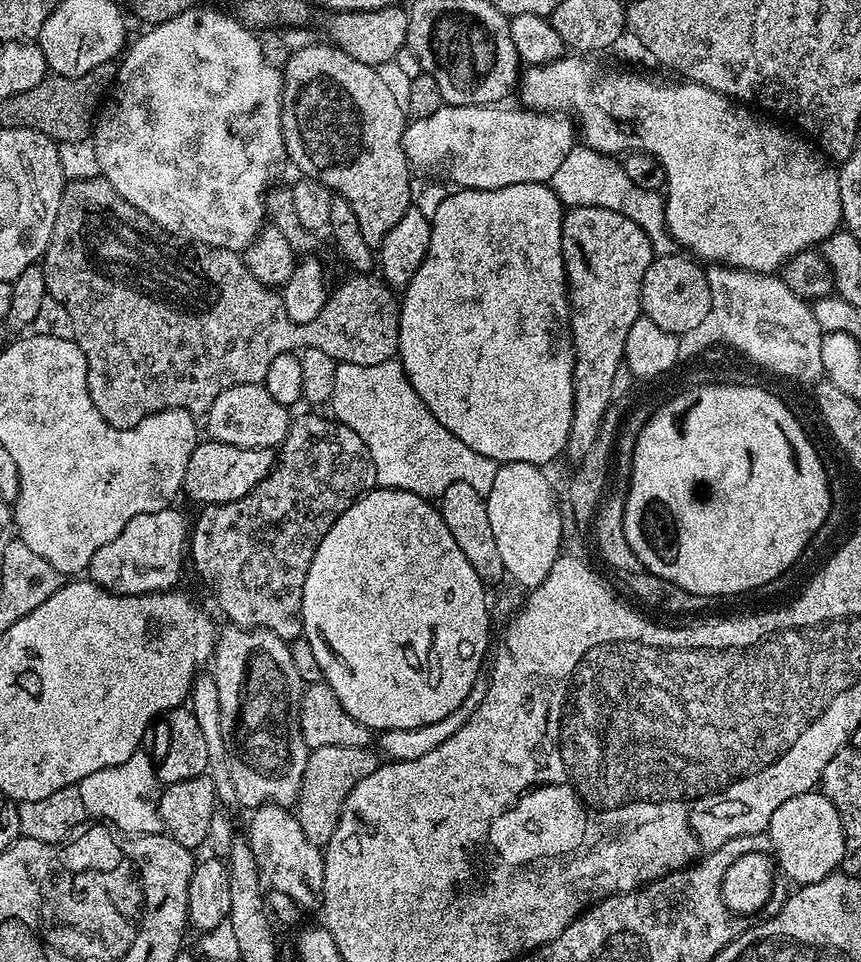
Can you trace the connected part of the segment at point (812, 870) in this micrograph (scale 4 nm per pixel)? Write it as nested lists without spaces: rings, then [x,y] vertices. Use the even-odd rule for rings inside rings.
[[[813,790],[798,794],[798,798],[782,802],[782,806],[774,810],[774,818],[770,818],[766,835],[772,844],[772,854],[776,858],[779,871],[793,885],[822,882],[822,878],[831,876],[843,865],[842,822],[838,818],[838,810],[834,810],[834,802],[830,802],[830,798],[826,798],[823,791]]]

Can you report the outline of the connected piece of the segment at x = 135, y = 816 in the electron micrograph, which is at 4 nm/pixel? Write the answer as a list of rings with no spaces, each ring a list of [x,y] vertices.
[[[141,750],[130,754],[126,762],[86,774],[79,783],[83,805],[93,821],[112,825],[130,836],[154,836],[161,831],[160,793],[162,785],[156,777],[154,760]]]

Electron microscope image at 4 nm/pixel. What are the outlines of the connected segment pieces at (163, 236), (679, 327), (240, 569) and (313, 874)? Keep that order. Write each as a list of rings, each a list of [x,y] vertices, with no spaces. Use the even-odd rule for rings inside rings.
[[[95,176],[94,178],[82,178],[81,180],[69,180],[65,183],[64,193],[62,194],[62,202],[58,206],[58,218],[54,222],[54,234],[50,234],[50,242],[48,249],[44,251],[42,257],[42,267],[44,277],[46,278],[46,290],[50,296],[58,298],[58,302],[62,302],[62,306],[66,306],[66,311],[70,313],[70,319],[74,321],[74,334],[76,335],[76,345],[82,350],[82,354],[86,358],[86,366],[88,367],[88,389],[90,390],[90,398],[94,402],[94,406],[98,410],[98,414],[102,414],[102,418],[110,426],[115,428],[132,428],[138,422],[142,422],[147,416],[153,416],[155,412],[164,412],[167,408],[185,408],[187,412],[193,414],[208,413],[214,400],[218,398],[224,390],[229,390],[234,386],[242,386],[243,384],[261,384],[263,385],[266,378],[266,370],[270,366],[270,362],[274,362],[274,358],[278,358],[278,354],[283,352],[296,352],[305,348],[317,348],[323,350],[325,354],[330,354],[330,358],[334,358],[337,364],[353,364],[354,366],[378,366],[378,362],[386,362],[387,360],[397,359],[400,347],[398,346],[398,334],[400,333],[400,300],[397,293],[384,283],[383,279],[377,278],[372,274],[356,274],[351,278],[353,280],[344,281],[336,290],[329,295],[326,306],[322,306],[322,310],[318,314],[318,318],[314,318],[314,322],[306,322],[305,324],[296,324],[286,314],[286,306],[284,305],[283,295],[275,288],[267,288],[262,282],[258,282],[258,278],[254,278],[254,274],[250,274],[250,270],[244,264],[244,257],[240,252],[231,252],[225,248],[212,248],[208,244],[193,244],[191,242],[177,242],[164,229],[150,218],[146,218],[146,214],[142,214],[142,210],[138,210],[134,206],[130,206],[130,202],[126,202],[126,198],[122,198],[118,194],[118,190],[114,190],[114,186],[110,186],[110,182],[103,176]]]
[[[660,254],[652,259],[646,270],[646,278],[642,278],[641,313],[650,318],[650,322],[662,326],[662,330],[672,332],[679,338],[685,332],[703,329],[703,324],[709,323],[712,314],[708,273],[699,266],[688,254]]]
[[[296,416],[291,421],[284,443],[278,448],[278,459],[275,461],[272,471],[269,472],[266,478],[262,478],[262,482],[258,482],[254,486],[254,490],[250,490],[250,494],[246,494],[234,502],[210,504],[199,509],[200,517],[197,518],[196,524],[194,520],[190,528],[191,567],[192,564],[196,567],[196,572],[204,579],[205,586],[212,591],[212,596],[216,599],[217,606],[232,619],[229,621],[233,625],[240,628],[265,628],[268,632],[273,632],[278,638],[285,640],[285,642],[301,639],[304,630],[302,614],[300,613],[302,610],[302,586],[306,582],[306,574],[310,570],[310,562],[314,558],[314,550],[318,550],[318,542],[322,542],[322,538],[326,538],[326,534],[335,520],[358,497],[364,495],[365,492],[371,492],[375,487],[377,487],[377,483],[374,462],[362,442],[362,438],[358,438],[358,434],[354,434],[354,430],[350,430],[350,426],[341,424],[335,418],[323,420],[320,416]]]
[[[260,804],[251,809],[252,821],[248,824],[246,839],[254,850],[256,869],[260,872],[263,883],[273,892],[281,892],[294,900],[301,910],[308,910],[321,903],[324,895],[324,854],[321,848],[314,846],[310,838],[302,831],[295,811],[283,804]]]

